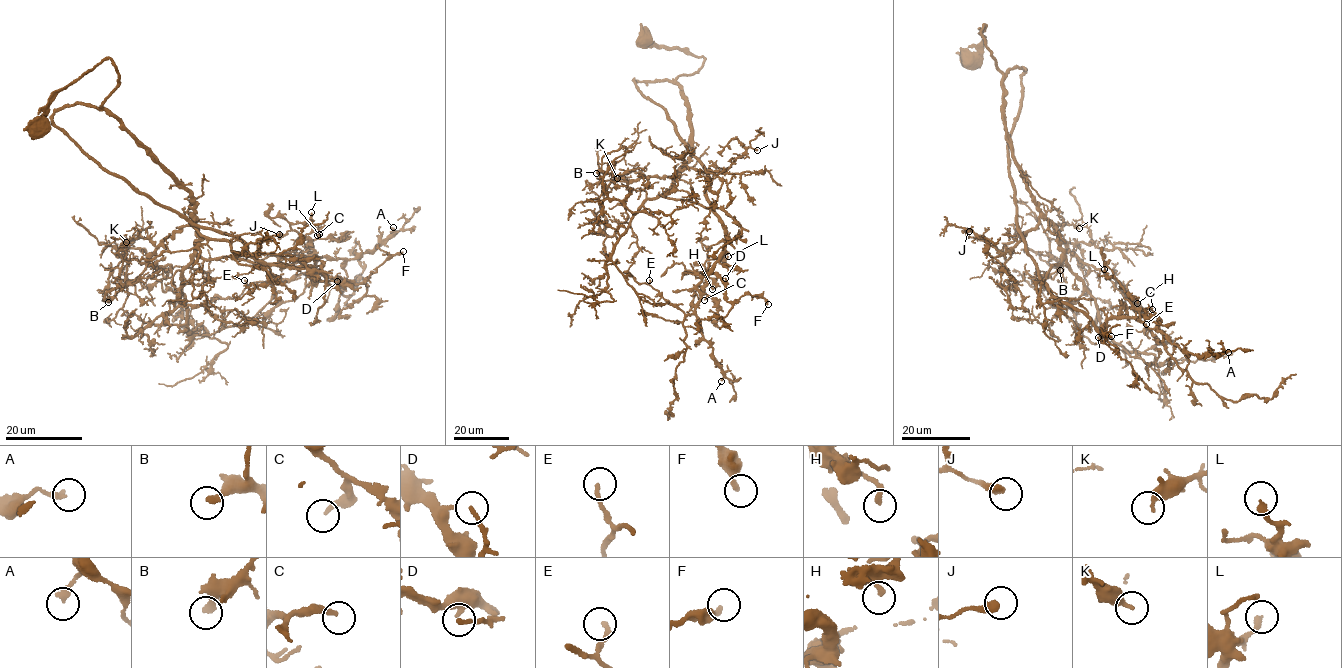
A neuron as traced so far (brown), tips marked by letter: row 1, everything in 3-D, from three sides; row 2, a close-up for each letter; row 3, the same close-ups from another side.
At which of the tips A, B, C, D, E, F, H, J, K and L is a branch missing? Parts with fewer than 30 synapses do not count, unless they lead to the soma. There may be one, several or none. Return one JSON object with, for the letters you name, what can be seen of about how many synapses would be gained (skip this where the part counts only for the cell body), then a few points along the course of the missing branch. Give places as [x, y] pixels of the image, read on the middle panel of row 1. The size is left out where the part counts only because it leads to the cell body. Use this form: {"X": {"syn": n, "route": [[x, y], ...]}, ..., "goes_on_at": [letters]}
{"goes_on_at": []}

